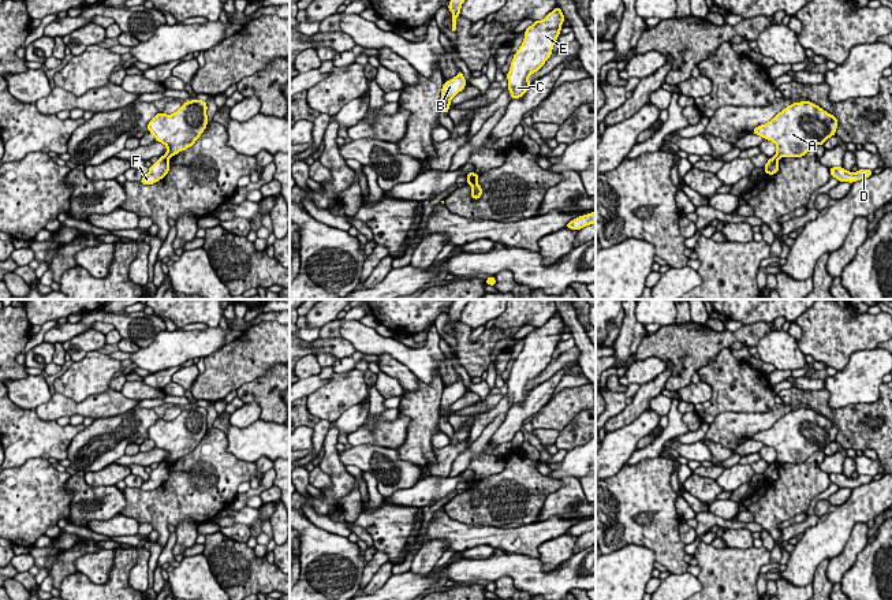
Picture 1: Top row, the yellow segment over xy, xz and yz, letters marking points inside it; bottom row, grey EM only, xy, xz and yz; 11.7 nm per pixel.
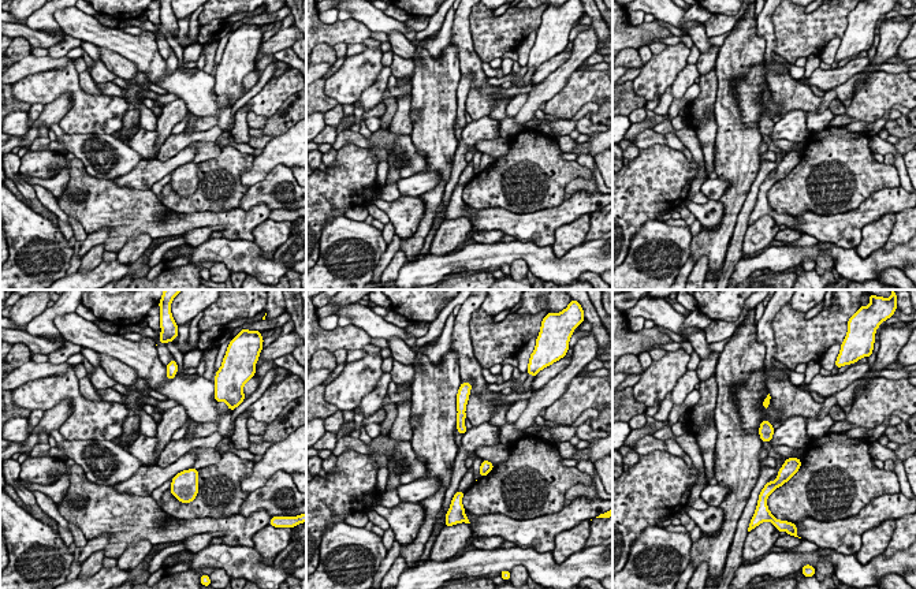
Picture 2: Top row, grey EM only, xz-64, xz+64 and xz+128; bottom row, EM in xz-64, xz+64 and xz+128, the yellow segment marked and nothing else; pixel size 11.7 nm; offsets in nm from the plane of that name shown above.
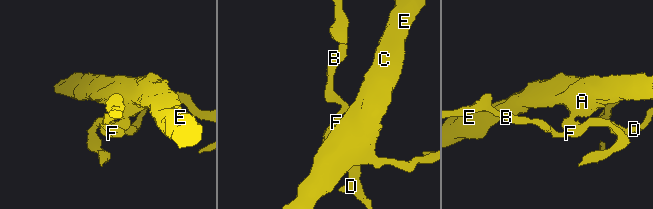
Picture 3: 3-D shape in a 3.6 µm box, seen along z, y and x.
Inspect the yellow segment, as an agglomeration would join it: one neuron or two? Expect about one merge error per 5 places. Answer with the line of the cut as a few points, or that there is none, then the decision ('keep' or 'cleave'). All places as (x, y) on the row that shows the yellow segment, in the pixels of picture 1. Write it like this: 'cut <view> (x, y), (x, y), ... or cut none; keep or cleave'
cut xy (165, 155), (168, 157); cleave

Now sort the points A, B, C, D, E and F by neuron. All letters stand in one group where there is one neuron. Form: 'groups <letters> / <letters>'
groups A C E / B D F

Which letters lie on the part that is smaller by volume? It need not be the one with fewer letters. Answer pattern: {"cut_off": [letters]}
{"cut_off": ["B", "D", "F"]}

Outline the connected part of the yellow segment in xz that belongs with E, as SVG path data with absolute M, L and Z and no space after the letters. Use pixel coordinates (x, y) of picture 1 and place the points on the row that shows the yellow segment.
M559 5L542 21L534 21L525 31L525 38L507 74L511 100L523 97L533 82L529 77L537 72L550 57L556 38L564 22L564 15Z

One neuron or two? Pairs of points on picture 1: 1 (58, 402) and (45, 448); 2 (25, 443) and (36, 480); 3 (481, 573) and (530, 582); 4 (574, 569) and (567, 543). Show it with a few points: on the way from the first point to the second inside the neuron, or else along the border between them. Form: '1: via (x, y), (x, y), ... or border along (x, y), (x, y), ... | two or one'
1: border along (34, 409), (41, 418), (56, 421) | two
2: border along (47, 458), (29, 458), (14, 468) | two
3: via (493, 569), (515, 569), (518, 571) | one
4: border along (574, 554), (548, 571), (541, 569) | two

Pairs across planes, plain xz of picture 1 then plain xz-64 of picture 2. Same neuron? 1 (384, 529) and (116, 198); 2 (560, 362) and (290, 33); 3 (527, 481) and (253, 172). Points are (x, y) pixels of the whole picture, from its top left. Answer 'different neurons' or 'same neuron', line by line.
1: same neuron
2: same neuron
3: different neurons

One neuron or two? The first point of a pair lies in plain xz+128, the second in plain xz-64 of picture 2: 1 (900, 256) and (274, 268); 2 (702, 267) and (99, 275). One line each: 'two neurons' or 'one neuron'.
1: one neuron
2: two neurons

